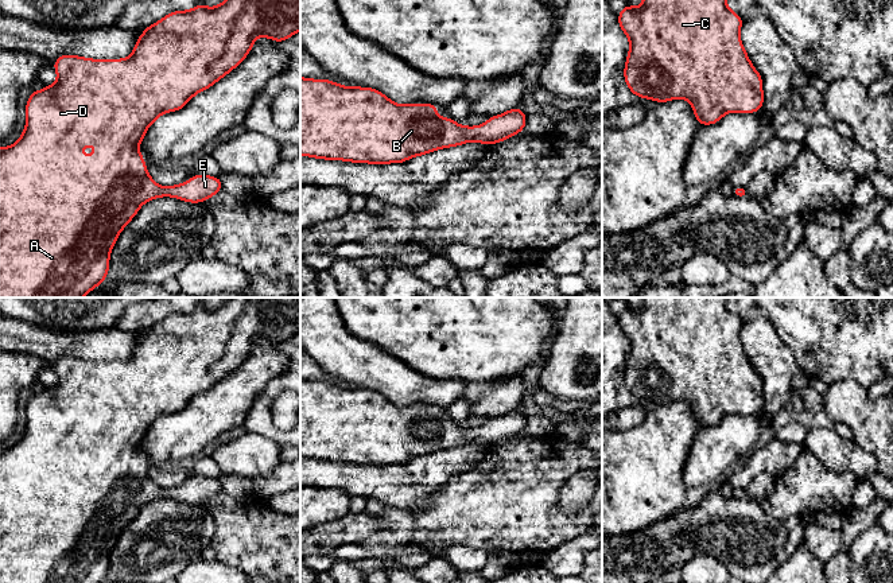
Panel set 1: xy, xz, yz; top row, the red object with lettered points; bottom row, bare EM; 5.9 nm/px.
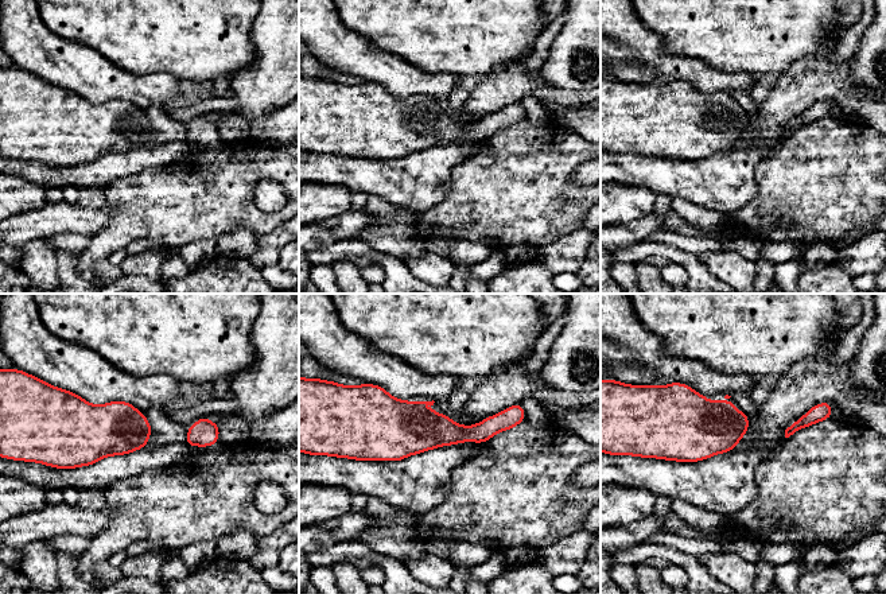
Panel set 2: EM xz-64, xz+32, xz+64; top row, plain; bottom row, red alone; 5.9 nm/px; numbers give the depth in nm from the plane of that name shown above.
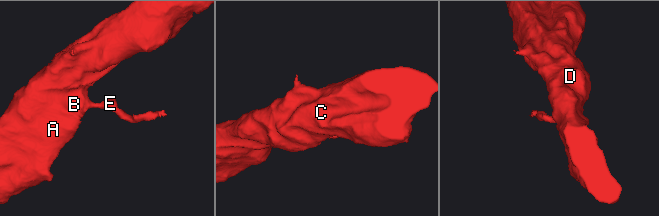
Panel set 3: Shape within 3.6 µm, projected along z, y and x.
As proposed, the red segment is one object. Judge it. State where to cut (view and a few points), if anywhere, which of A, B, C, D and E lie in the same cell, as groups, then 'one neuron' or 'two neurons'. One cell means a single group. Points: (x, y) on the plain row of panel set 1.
no cut | A B C D E | one neuron

